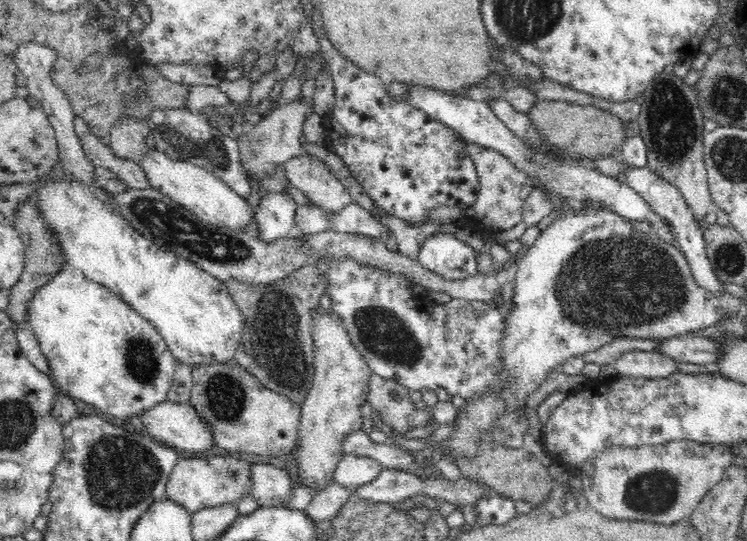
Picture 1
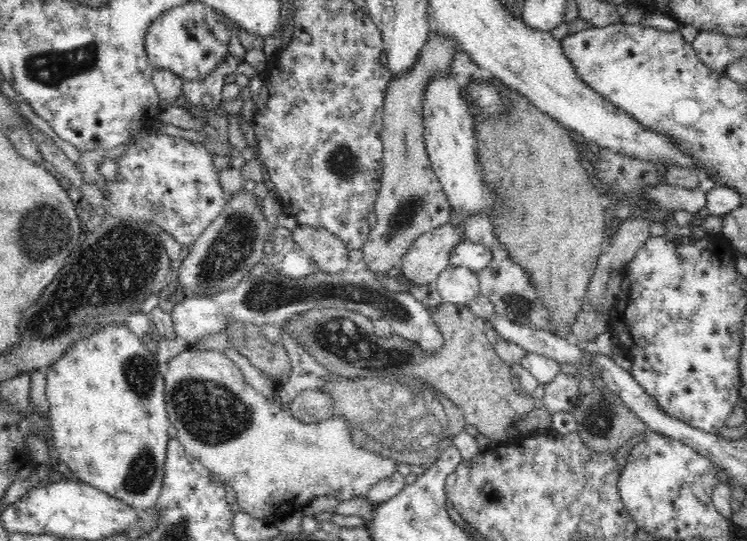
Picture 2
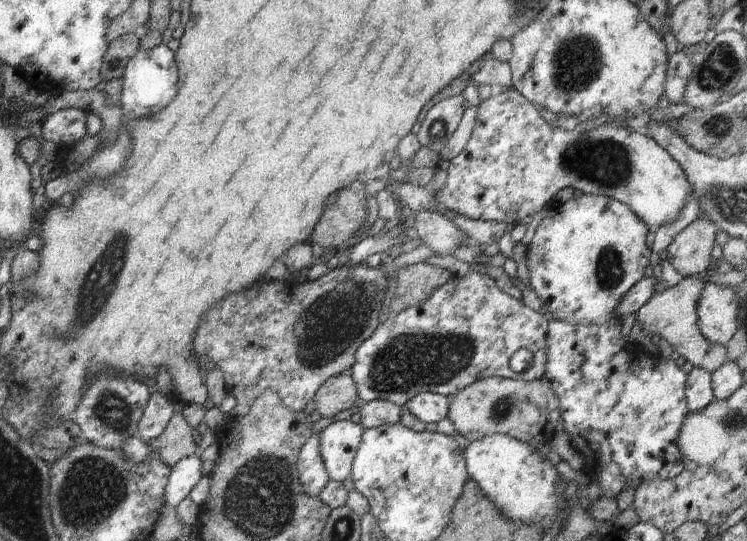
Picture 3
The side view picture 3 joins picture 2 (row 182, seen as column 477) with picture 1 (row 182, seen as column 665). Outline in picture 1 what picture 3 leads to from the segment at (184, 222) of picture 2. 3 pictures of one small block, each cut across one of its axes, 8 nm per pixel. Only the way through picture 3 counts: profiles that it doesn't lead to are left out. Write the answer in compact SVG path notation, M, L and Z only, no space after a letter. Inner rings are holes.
M156 149L146 153L140 163L153 189L165 194L173 202L181 204L206 224L244 230L254 218L255 203L248 203L224 181L216 178L212 172L200 165L186 160L174 160Z

